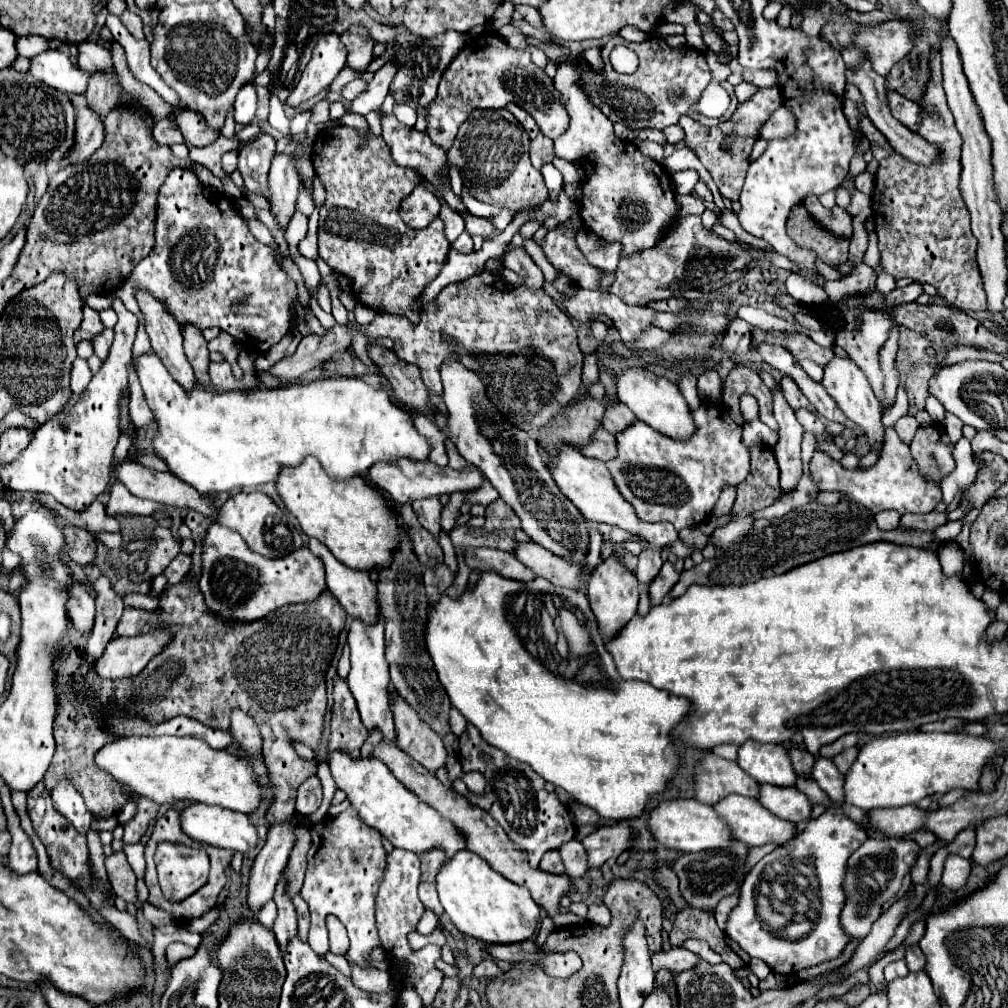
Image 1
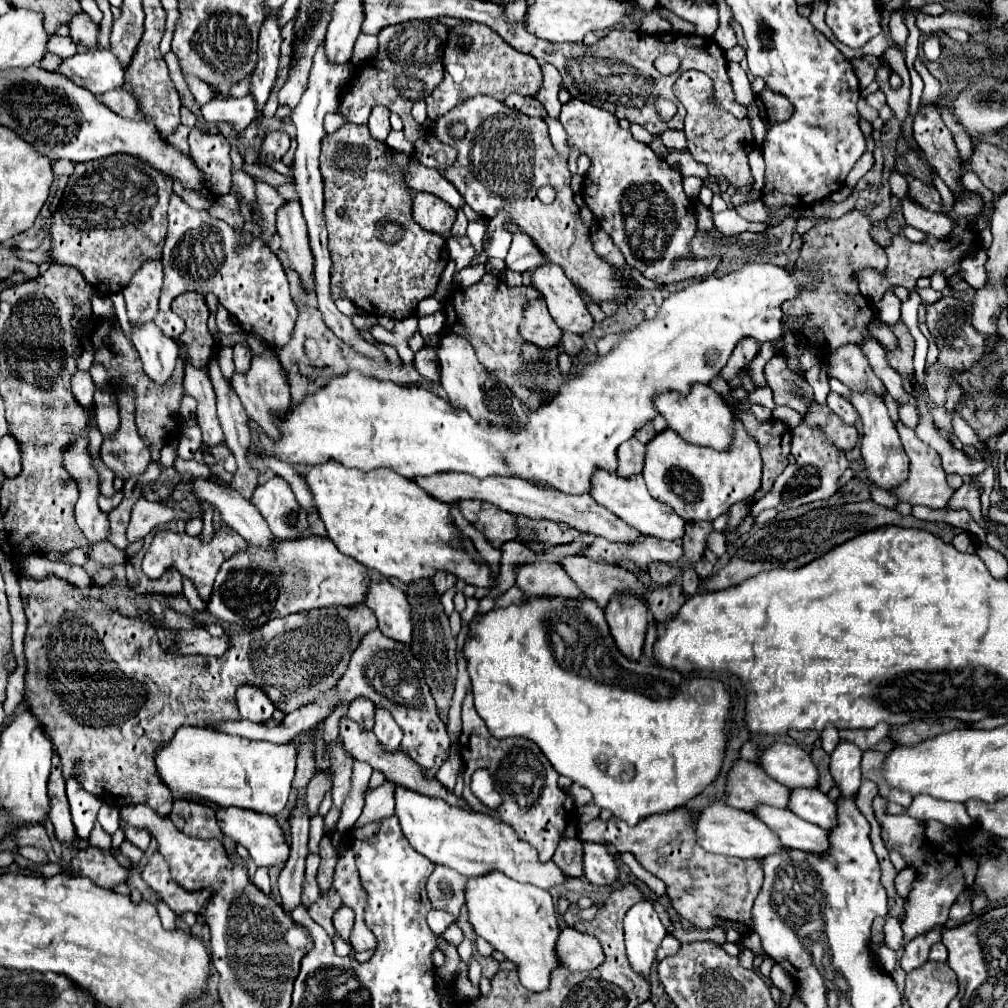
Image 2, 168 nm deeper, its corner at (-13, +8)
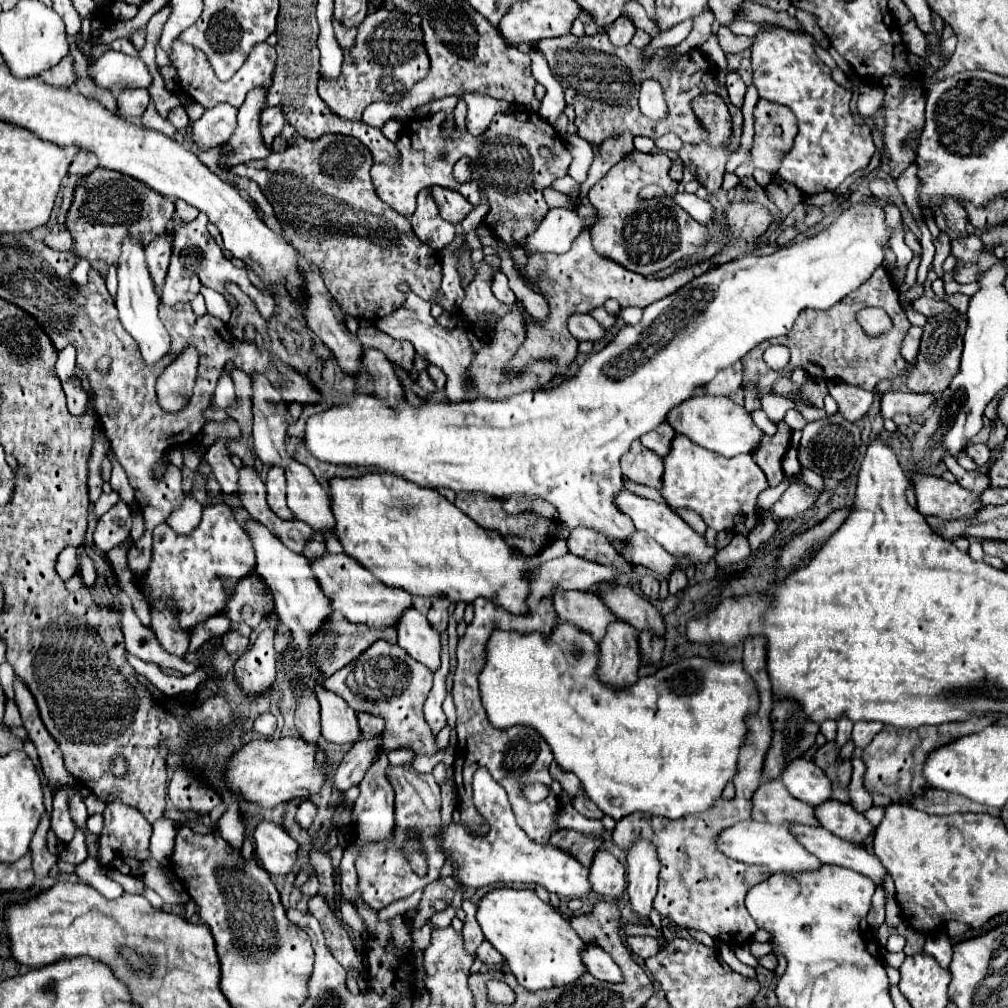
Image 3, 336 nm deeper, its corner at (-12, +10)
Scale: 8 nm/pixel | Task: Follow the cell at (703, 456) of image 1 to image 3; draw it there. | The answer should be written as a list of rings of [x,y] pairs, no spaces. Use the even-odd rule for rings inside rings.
[[[675,434],[671,450],[663,458],[663,464],[665,470],[659,492],[675,512],[681,508],[693,510],[703,518],[703,522],[709,528],[731,530],[743,536],[747,536],[759,522],[755,502],[759,492],[763,492],[769,484],[763,470],[755,464],[751,454],[725,458],[721,454],[707,452],[705,448],[693,444],[687,436]]]

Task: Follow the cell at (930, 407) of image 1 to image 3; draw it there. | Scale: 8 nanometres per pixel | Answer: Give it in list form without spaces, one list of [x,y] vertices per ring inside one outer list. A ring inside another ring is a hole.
[[[969,444],[969,446],[967,446],[967,454],[969,454],[979,466],[987,464],[987,460],[989,460],[989,448],[987,448],[987,444]]]

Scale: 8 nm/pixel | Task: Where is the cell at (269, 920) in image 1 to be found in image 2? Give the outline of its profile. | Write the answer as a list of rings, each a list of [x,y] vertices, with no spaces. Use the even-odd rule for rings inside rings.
[[[256,868],[256,872],[254,872],[254,884],[258,886],[258,888],[262,888],[262,892],[266,892],[266,894],[270,894],[270,878],[268,878],[268,868]]]

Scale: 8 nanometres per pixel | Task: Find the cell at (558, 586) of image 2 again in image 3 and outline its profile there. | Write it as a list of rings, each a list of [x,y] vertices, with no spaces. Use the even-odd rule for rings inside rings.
[[[557,588],[557,594],[553,594],[553,606],[563,622],[571,622],[589,632],[595,642],[601,642],[607,624],[617,620],[615,614],[609,612],[609,608],[603,604],[603,600],[587,590],[581,592]]]

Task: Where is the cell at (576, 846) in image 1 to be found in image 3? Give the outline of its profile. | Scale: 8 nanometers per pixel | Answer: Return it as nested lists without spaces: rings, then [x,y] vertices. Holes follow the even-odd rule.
[[[599,850],[589,868],[589,882],[597,894],[617,898],[625,890],[625,868],[609,852]]]

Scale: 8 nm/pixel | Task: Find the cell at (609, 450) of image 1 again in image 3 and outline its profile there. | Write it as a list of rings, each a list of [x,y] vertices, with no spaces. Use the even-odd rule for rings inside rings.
[[[635,440],[627,454],[621,458],[623,476],[631,482],[645,484],[651,488],[661,488],[661,474],[663,474],[663,460],[661,456],[653,454],[645,448],[639,440]]]

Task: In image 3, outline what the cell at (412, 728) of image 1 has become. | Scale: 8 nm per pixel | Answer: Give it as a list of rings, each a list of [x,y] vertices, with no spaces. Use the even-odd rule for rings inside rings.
[[[377,640],[351,664],[329,676],[321,686],[341,696],[355,712],[381,716],[387,724],[385,734],[389,734],[389,740],[383,740],[387,750],[409,748],[415,752],[415,756],[433,756],[439,752],[439,746],[423,716],[423,702],[431,690],[431,684],[433,672],[427,666],[421,666],[421,662],[409,658],[409,654],[397,644]]]

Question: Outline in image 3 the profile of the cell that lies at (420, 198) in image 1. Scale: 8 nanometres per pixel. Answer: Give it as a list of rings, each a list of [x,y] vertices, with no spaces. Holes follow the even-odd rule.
[[[429,188],[421,190],[417,196],[417,210],[411,216],[411,226],[421,242],[429,244],[433,250],[441,250],[455,238],[455,224],[445,222],[433,202]]]

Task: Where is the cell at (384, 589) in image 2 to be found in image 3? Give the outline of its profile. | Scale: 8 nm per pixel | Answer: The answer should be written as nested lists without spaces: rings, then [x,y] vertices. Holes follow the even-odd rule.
[[[411,606],[401,614],[397,620],[397,644],[407,650],[417,662],[423,662],[433,672],[439,668],[439,656],[441,656],[441,642],[439,632],[433,630],[429,620]]]

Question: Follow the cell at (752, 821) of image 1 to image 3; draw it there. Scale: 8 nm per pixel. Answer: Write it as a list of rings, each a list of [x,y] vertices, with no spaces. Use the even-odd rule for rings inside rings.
[[[787,824],[787,828],[791,834],[795,834],[797,842],[801,842],[801,846],[805,846],[805,850],[809,850],[823,864],[837,864],[843,868],[857,870],[859,874],[869,876],[875,884],[881,884],[885,880],[887,870],[875,856],[867,854],[863,848],[855,848],[843,838],[837,838],[823,826]]]

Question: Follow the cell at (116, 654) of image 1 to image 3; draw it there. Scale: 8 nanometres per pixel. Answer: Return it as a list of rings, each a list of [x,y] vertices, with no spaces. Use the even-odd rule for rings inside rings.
[[[229,632],[229,634],[225,634],[221,638],[221,644],[223,644],[223,648],[229,654],[241,654],[241,652],[245,652],[249,648],[251,640],[245,638],[245,636],[241,636],[241,634],[237,634],[237,632]]]

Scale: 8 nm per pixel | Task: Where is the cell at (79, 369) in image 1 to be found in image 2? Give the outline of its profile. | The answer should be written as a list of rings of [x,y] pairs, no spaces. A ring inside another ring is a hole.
[[[76,372],[70,380],[72,384],[72,396],[74,400],[82,406],[88,408],[92,404],[92,396],[94,396],[94,382],[90,378],[88,372]]]

